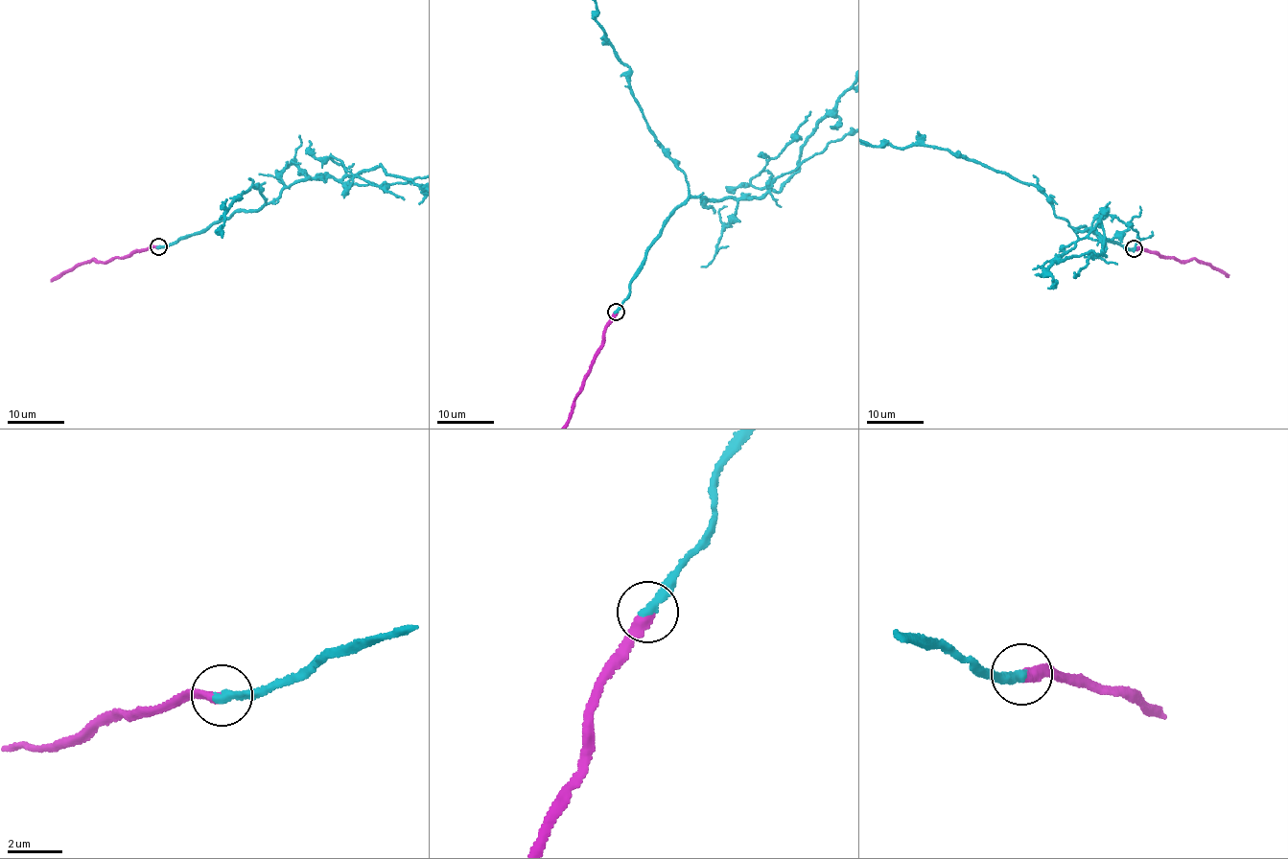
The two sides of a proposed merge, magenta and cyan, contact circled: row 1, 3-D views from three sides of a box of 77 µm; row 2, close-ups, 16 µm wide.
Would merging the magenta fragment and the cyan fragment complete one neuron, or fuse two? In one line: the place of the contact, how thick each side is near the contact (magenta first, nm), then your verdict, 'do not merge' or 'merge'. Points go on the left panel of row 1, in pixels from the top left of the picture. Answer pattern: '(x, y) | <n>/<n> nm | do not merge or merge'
(158, 246) | 360/360 nm | merge

